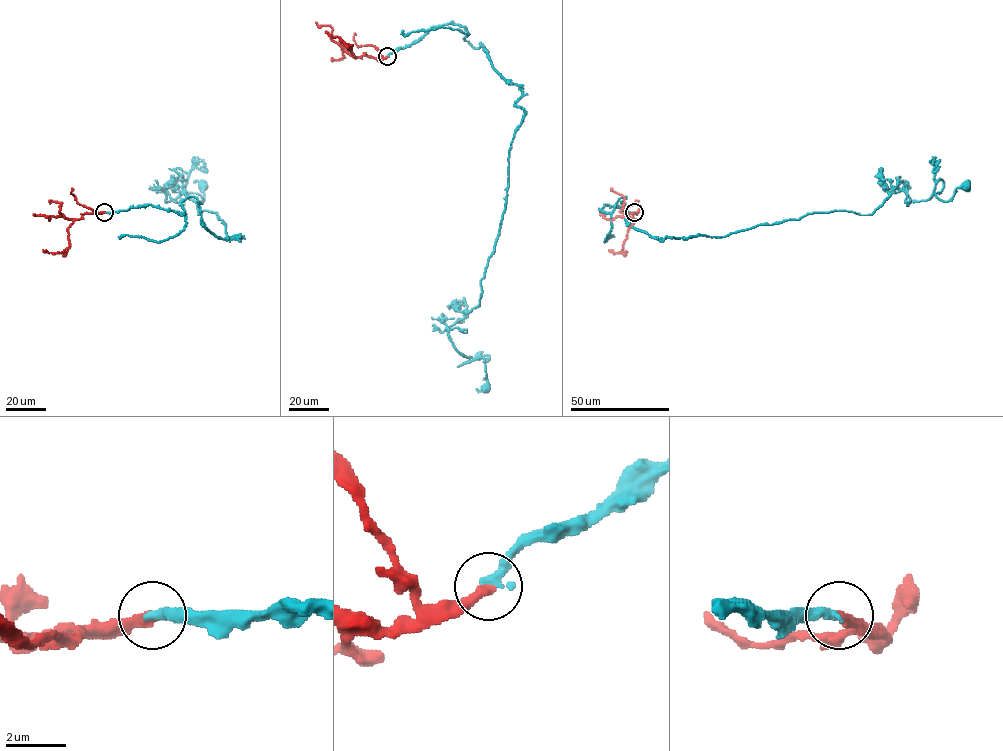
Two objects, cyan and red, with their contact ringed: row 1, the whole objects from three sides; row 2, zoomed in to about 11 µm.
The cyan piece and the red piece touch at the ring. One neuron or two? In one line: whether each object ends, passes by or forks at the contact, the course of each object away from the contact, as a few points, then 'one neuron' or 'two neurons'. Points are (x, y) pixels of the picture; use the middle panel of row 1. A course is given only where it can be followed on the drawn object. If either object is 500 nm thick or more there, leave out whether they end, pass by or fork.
cyan ends there; red ends there; cyan runs (387, 56), (458, 24), (520, 88), (479, 304), (448, 329), (469, 359), (458, 366), (484, 360), (484, 388); red runs (387, 56), (380, 59), (366, 55), (356, 57), (351, 51), (352, 45), (325, 31); one neuron

